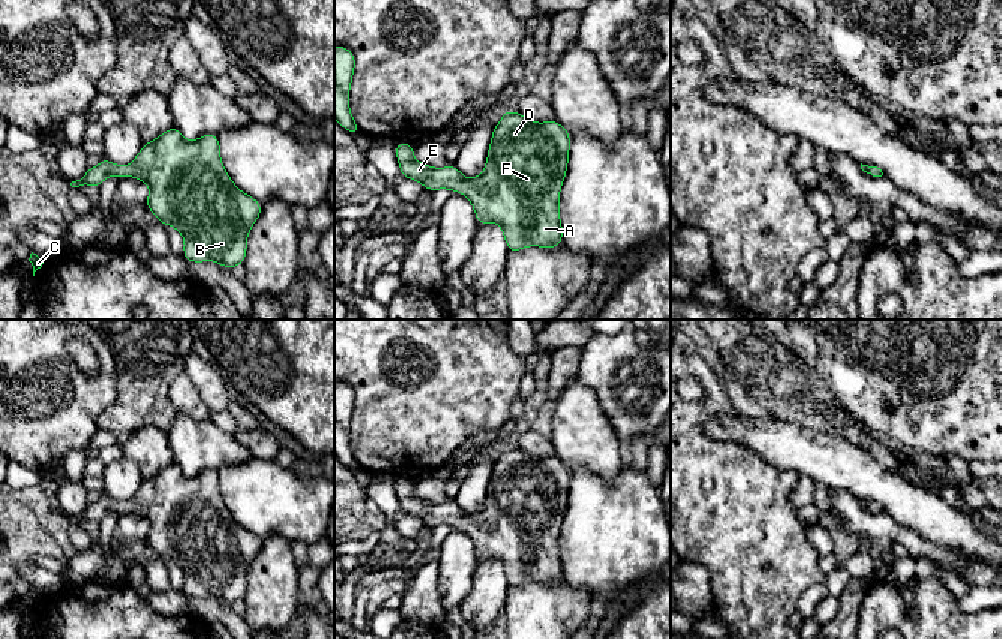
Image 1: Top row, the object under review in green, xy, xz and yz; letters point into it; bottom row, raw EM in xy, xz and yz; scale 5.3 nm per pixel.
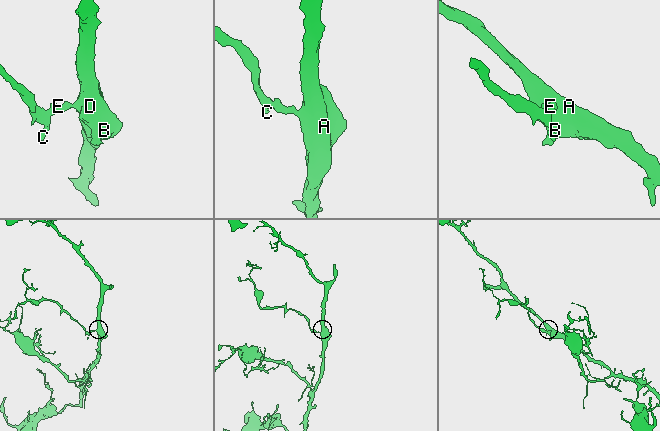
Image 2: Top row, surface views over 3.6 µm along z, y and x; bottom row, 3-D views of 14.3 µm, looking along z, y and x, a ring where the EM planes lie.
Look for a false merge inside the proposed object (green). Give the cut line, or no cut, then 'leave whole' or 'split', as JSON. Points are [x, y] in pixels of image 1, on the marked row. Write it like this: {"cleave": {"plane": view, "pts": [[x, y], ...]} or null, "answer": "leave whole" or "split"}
{"cleave": null, "answer": "leave whole"}

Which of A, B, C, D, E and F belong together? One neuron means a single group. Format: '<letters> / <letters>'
A B C D E F

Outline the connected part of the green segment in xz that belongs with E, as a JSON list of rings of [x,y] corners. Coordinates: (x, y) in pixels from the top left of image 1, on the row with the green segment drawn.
[[[504,111],[492,130],[484,171],[465,178],[454,165],[432,168],[414,160],[414,146],[396,142],[400,177],[417,180],[428,190],[460,192],[476,213],[477,225],[494,222],[502,230],[507,250],[526,246],[558,248],[562,242],[560,190],[568,165],[570,134],[556,122],[536,123],[519,112]]]

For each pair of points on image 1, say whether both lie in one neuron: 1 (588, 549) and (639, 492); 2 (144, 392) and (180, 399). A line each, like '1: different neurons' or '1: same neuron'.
1: same neuron
2: different neurons

